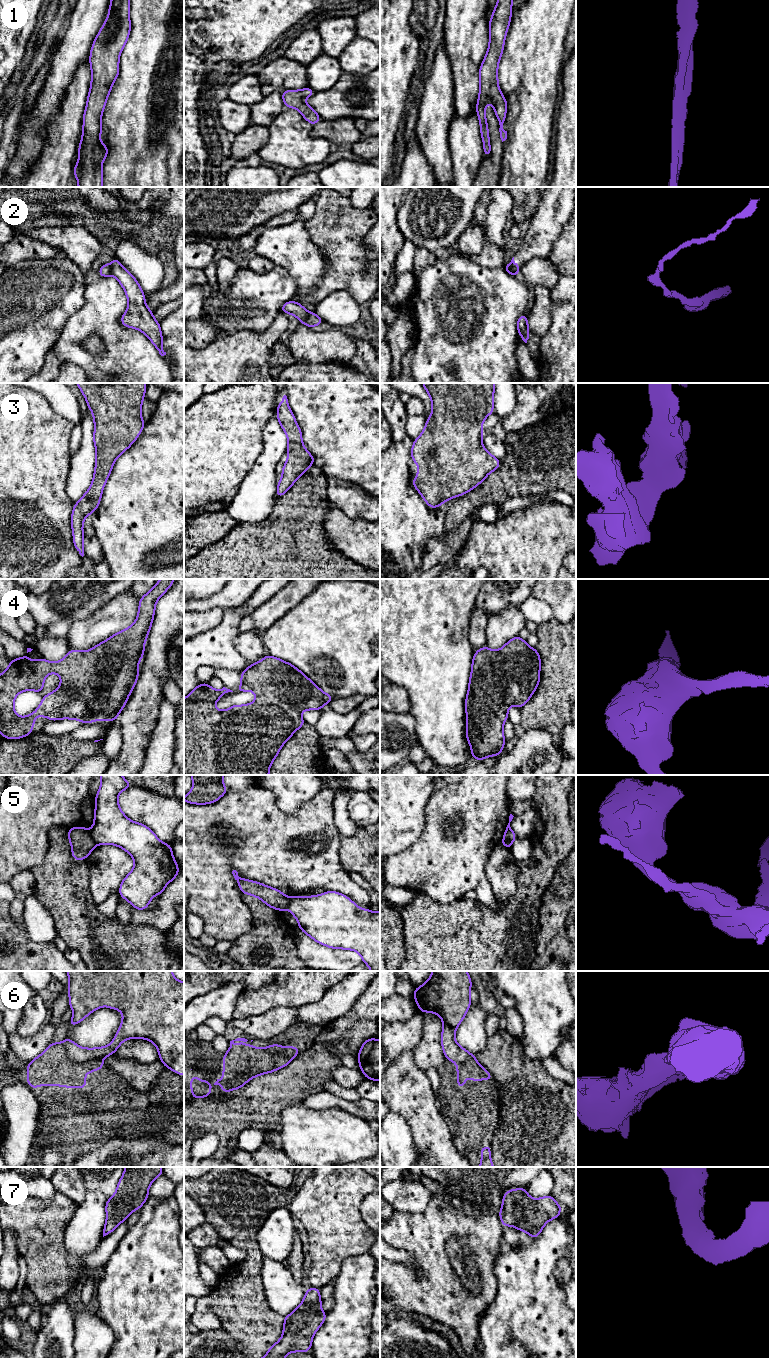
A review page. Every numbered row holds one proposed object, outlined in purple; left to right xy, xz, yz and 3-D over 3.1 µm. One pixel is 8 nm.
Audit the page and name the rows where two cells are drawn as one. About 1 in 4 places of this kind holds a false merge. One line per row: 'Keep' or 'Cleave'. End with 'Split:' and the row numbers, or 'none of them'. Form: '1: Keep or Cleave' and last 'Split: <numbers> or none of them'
1: Keep
2: Cleave
3: Keep
4: Keep
5: Cleave
6: Cleave
7: Keep
Split: 2, 5, 6

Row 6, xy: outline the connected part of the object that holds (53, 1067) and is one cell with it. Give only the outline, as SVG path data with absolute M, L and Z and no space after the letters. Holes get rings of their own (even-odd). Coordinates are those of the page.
M53 1042L27 1064L27 1084L32 1089L41 1085L86 1088L86 1074L104 1066L100 1059L76 1063L68 1057L63 1043Z

